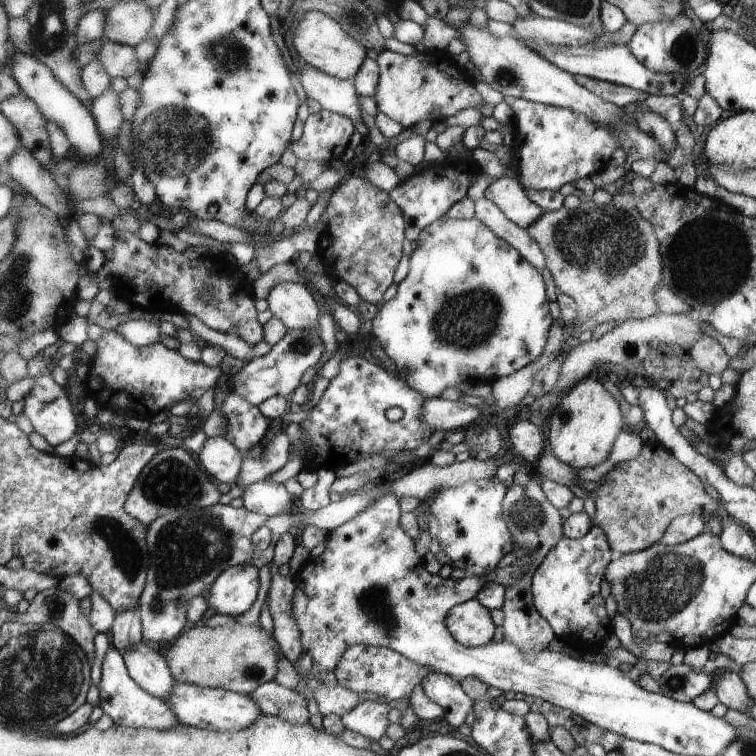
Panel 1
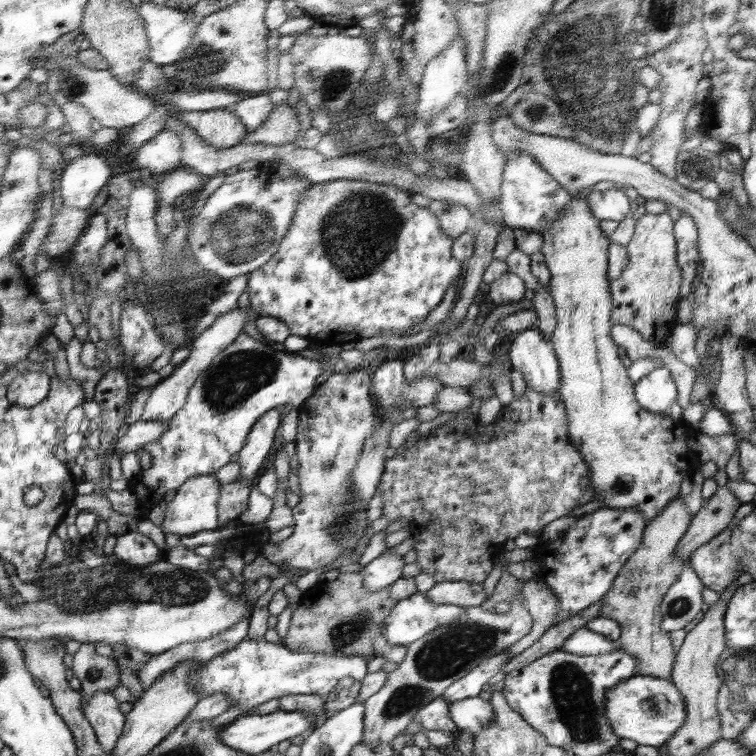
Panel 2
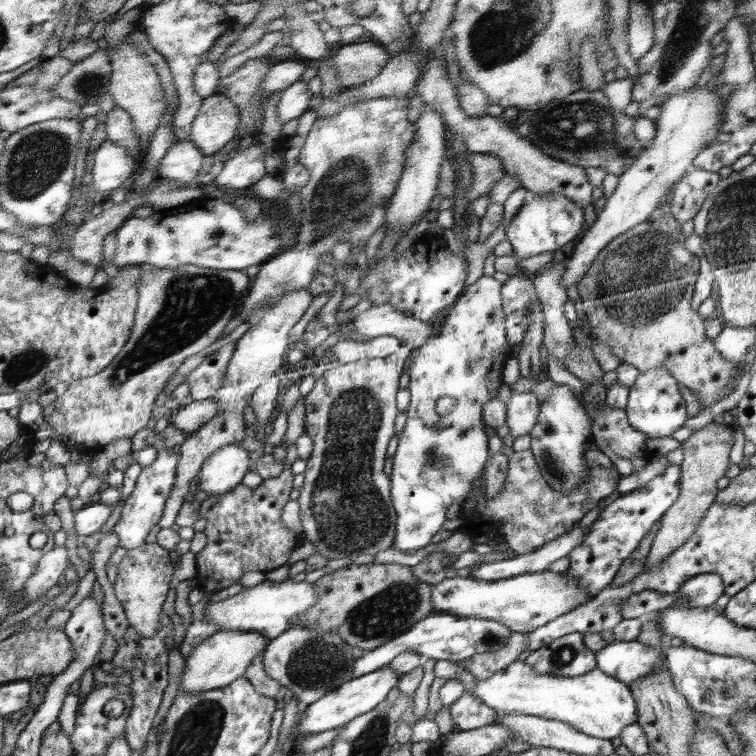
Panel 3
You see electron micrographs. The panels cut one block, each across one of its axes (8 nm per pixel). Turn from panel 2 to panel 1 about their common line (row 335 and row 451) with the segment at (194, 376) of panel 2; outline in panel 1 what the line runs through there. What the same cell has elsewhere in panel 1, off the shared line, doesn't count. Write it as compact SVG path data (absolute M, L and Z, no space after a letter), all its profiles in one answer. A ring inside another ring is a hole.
M220 436L206 438L206 444L198 452L198 458L200 466L204 466L204 470L212 475L218 484L234 484L240 476L242 462L246 461L232 442Z

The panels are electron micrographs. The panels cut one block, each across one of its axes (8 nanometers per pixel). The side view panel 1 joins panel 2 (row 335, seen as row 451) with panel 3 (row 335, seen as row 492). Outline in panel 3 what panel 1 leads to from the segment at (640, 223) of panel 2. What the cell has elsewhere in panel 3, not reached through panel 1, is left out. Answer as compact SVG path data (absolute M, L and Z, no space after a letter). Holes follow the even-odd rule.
M672 195L667 196L667 203L658 206L650 218L631 228L623 235L618 235L612 243L596 257L595 263L586 272L578 286L583 310L592 328L589 336L607 344L614 356L622 363L630 364L642 374L652 368L667 368L672 377L688 388L708 407L722 400L722 396L732 388L739 364L728 362L715 347L713 338L706 335L705 320L698 310L692 309L695 283L699 274L699 257L686 249L687 236L682 233L681 224L672 216Z

